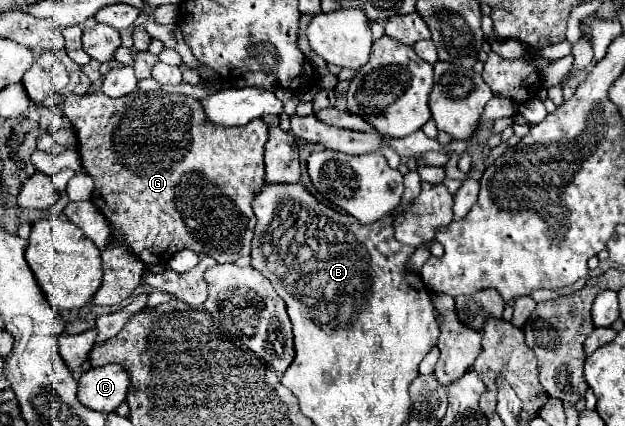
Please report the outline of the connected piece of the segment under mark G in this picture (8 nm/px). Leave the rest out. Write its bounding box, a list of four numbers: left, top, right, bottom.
[62,91,268,265]

